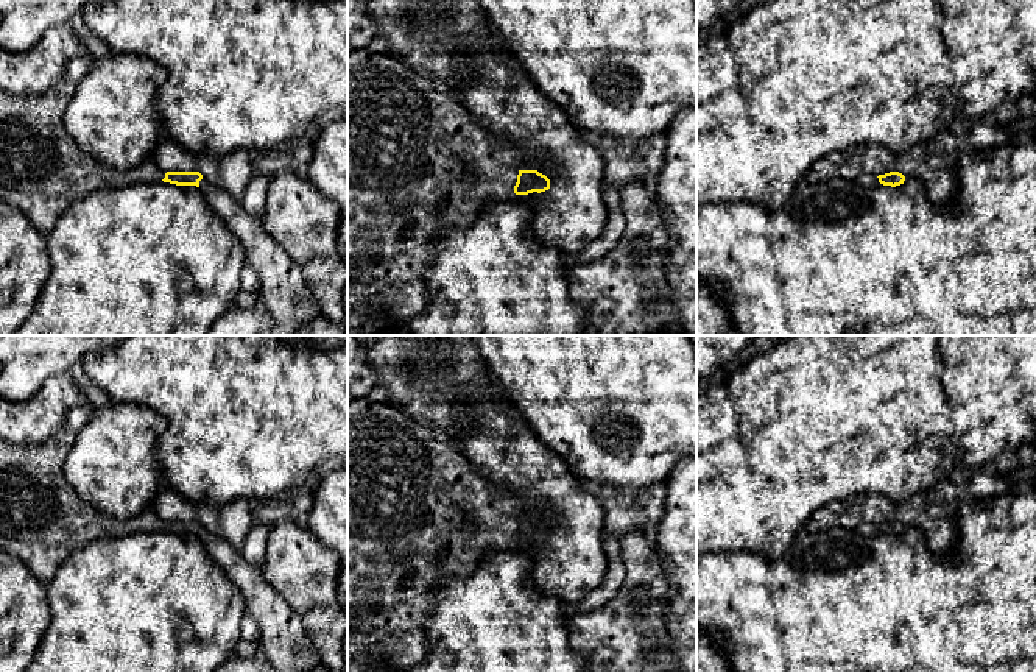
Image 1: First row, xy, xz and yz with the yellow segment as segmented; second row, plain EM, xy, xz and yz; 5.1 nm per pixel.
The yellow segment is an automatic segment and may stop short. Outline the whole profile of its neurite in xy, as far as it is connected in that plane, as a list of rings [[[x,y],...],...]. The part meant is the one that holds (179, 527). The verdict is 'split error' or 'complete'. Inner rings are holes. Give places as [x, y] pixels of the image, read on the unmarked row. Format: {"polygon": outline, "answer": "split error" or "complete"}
{"polygon": [[[92,405],[70,409],[62,426],[37,444],[14,444],[0,437],[0,550],[23,561],[34,577],[47,585],[67,557],[90,541],[157,530],[196,535],[241,591],[246,613],[255,619],[260,630],[259,655],[270,663],[273,672],[308,672],[319,666],[319,655],[312,647],[301,616],[273,591],[260,571],[243,558],[241,550],[224,538],[204,529],[199,521],[165,521],[151,507],[128,521],[117,521],[78,497],[64,476],[64,463],[92,412]]], "answer": "split error"}

